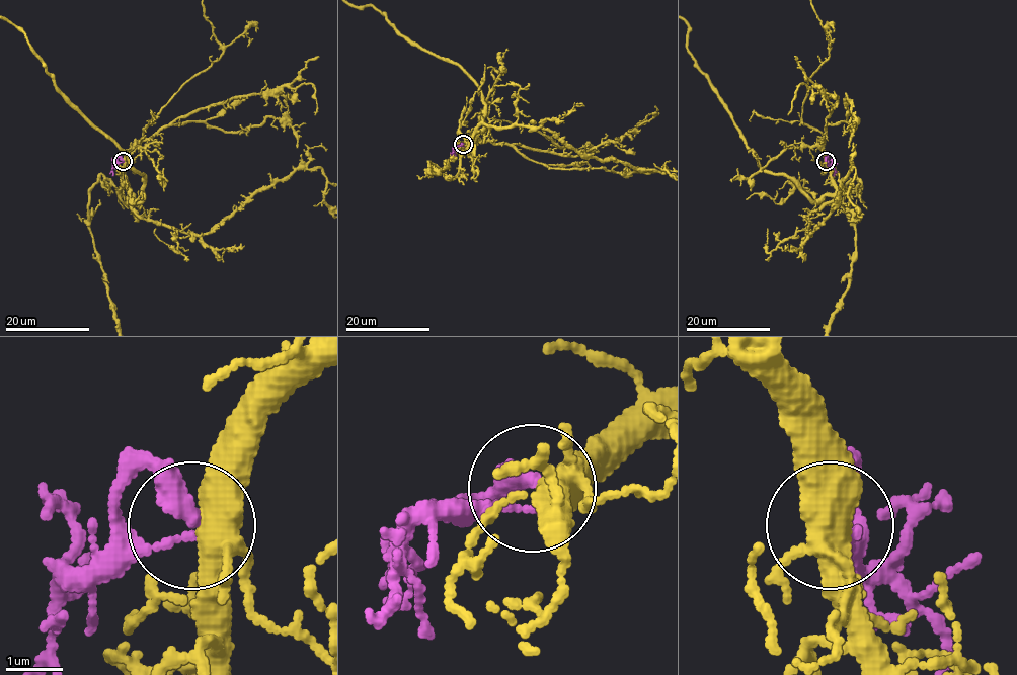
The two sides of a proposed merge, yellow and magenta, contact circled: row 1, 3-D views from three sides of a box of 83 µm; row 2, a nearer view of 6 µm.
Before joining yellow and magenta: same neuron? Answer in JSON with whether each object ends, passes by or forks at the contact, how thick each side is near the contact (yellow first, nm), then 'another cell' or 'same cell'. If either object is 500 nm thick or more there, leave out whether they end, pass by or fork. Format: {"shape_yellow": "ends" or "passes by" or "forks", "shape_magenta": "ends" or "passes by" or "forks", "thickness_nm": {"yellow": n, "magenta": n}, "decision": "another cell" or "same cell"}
{"shape_yellow": "forks", "shape_magenta": "ends", "thickness_nm": {"yellow": 440, "magenta": 360}, "decision": "same cell"}

